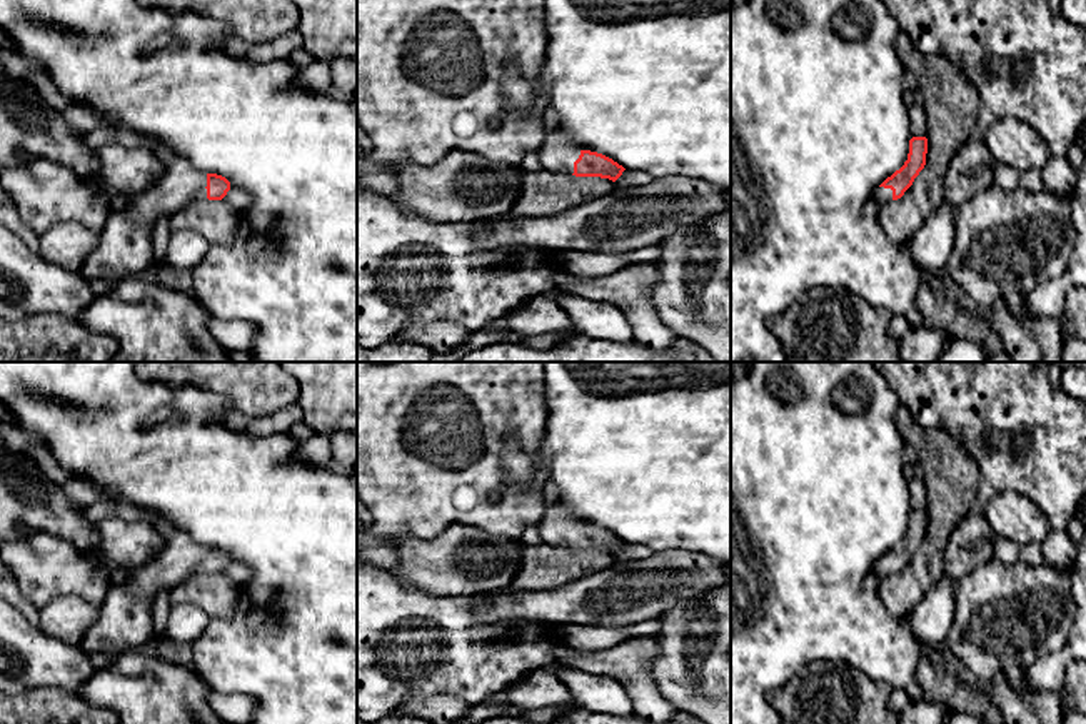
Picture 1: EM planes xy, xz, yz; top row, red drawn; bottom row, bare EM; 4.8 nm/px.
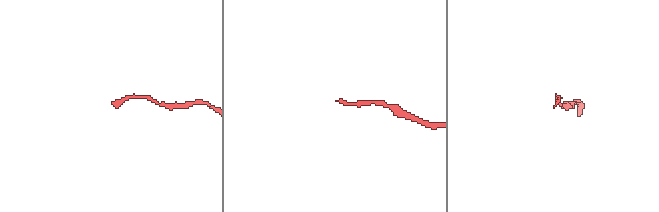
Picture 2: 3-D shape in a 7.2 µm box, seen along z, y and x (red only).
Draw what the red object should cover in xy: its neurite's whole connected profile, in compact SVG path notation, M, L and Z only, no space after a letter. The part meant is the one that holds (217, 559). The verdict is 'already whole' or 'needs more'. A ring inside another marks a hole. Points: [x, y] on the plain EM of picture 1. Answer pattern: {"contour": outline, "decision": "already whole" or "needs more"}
{"contour": "M184 530L167 532L163 549L152 562L108 589L80 649L108 656L138 651L153 637L153 604L162 591L172 592L195 574L222 574L229 564L225 551L199 544Z", "decision": "needs more"}

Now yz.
{"contour": "M913 510L909 514L909 527L904 539L887 551L874 566L872 571L881 579L897 574L913 559L914 552L926 539L928 512Z", "decision": "needs more"}

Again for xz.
{"contour": "M552 499L546 502L544 515L535 527L542 540L554 547L601 551L616 556L626 544L602 527L581 524L562 504Z", "decision": "needs more"}

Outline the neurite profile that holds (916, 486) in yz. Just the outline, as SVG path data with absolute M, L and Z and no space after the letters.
M913 477L909 482L909 497L913 510L926 510L926 484L924 479Z

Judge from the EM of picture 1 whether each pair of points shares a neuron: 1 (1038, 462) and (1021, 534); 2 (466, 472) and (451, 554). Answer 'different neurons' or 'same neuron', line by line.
1: different neurons
2: different neurons

